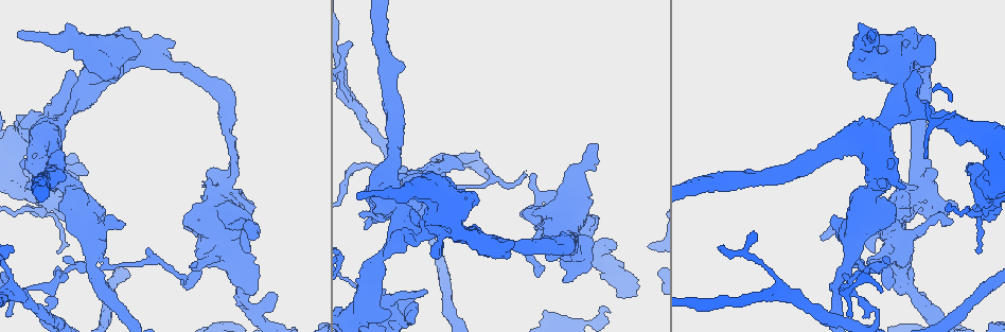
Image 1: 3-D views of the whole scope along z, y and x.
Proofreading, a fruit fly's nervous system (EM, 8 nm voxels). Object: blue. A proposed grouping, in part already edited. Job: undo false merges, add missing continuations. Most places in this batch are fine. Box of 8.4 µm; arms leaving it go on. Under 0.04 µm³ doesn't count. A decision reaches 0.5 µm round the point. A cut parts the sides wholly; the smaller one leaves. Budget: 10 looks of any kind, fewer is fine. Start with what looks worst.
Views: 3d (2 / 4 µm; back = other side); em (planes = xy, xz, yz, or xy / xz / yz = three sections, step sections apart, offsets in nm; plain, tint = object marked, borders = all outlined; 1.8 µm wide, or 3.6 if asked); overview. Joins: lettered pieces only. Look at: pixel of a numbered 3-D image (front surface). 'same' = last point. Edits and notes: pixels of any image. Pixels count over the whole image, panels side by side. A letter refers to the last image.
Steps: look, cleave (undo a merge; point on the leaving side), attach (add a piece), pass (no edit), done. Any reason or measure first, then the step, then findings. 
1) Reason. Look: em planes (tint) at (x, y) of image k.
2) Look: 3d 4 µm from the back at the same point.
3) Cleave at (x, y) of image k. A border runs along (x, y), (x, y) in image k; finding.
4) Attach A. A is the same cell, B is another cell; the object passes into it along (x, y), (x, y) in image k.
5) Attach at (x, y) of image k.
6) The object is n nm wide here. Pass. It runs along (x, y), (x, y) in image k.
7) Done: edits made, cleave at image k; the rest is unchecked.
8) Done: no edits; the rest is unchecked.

Thick turns thin. Look: em 3.6 µm planes (borders) at (384, 207) of image 1.

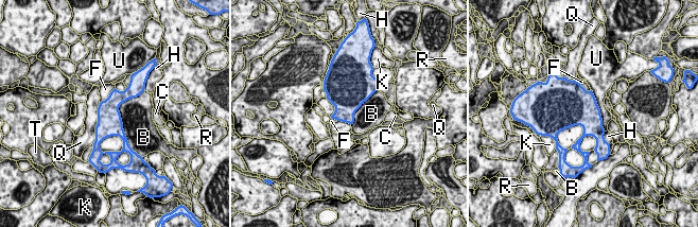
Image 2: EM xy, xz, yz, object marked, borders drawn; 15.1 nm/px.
Pass. B, C, F, H, K, Q, R, T and U are other cells; all the same cell.

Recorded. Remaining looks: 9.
Thick turns thin. Look: 3d 2 µm from the back at (44, 213) of image 1.

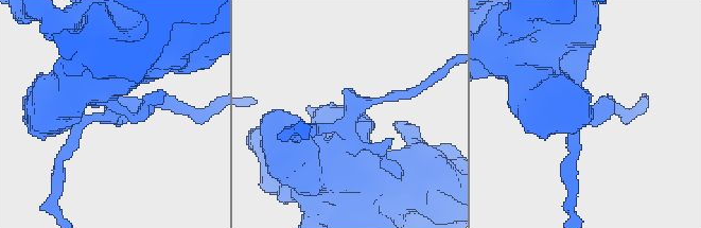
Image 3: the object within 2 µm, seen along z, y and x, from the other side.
Look: em 3.6 µm planes (borders) at (112, 101) of image 3.

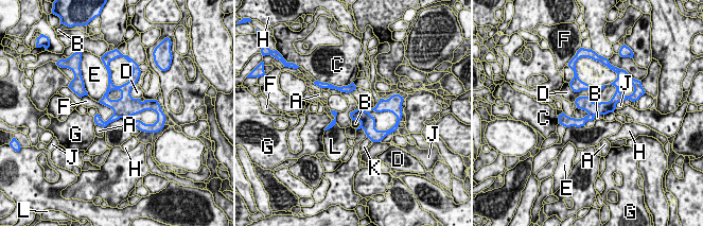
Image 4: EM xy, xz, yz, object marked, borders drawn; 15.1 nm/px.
Cleave at (115, 117) of image 4. A, B, C, D, E, F, G, H, J, K and L are other cells; the part that leaves runs along (590, 117), (582, 121), (561, 121) in image 4; two cells meet here.

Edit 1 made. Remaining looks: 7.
See it whole again. Look: overview.

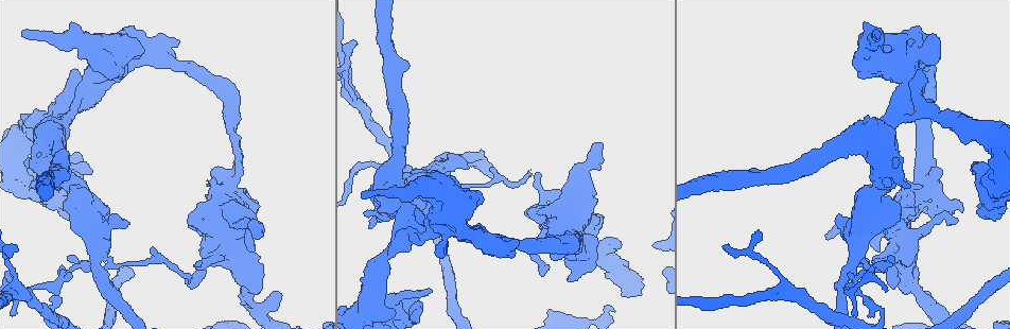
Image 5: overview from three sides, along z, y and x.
Two arms in line, one across. Look: em 3.6 µm yz step 4 (tint) at (97, 236) of image 5.

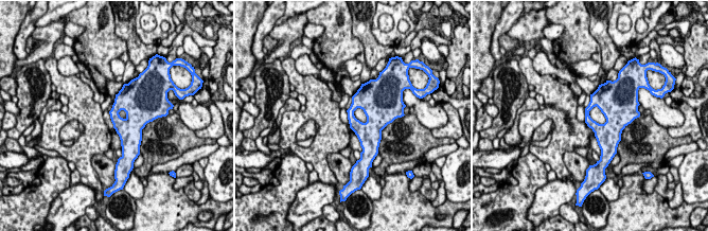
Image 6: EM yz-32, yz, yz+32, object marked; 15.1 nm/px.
Look: em 3.6 µm yz step 4 (borders) at the same point.

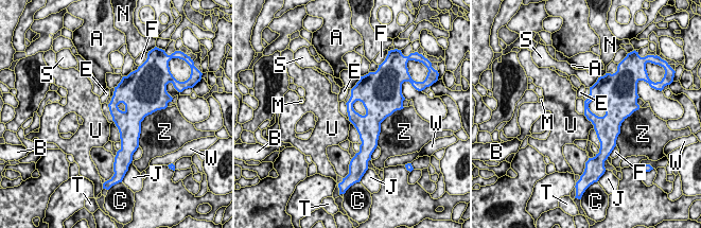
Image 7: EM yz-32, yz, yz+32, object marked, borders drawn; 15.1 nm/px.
Pass. A, B, C, E, F, J, M, N, S, T, U, W and Z are other cells; continuous, no second cell.

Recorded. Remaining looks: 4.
Closes a loop. Look: em planes (borders) at (588, 238) of image 5.

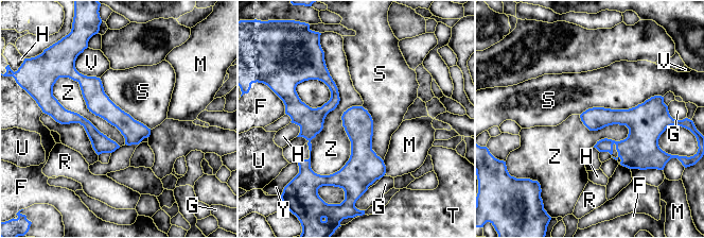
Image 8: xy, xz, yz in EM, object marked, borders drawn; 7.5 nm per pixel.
Pass. F, G, H, M, R, S, T, U, V, Y and Z are other cells; it runs along (75, 73), (134, 132), (146, 134) in image 8; all the same cell.

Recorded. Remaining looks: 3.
Done: edits made, cleave at image 4; the rest is unchecked.

